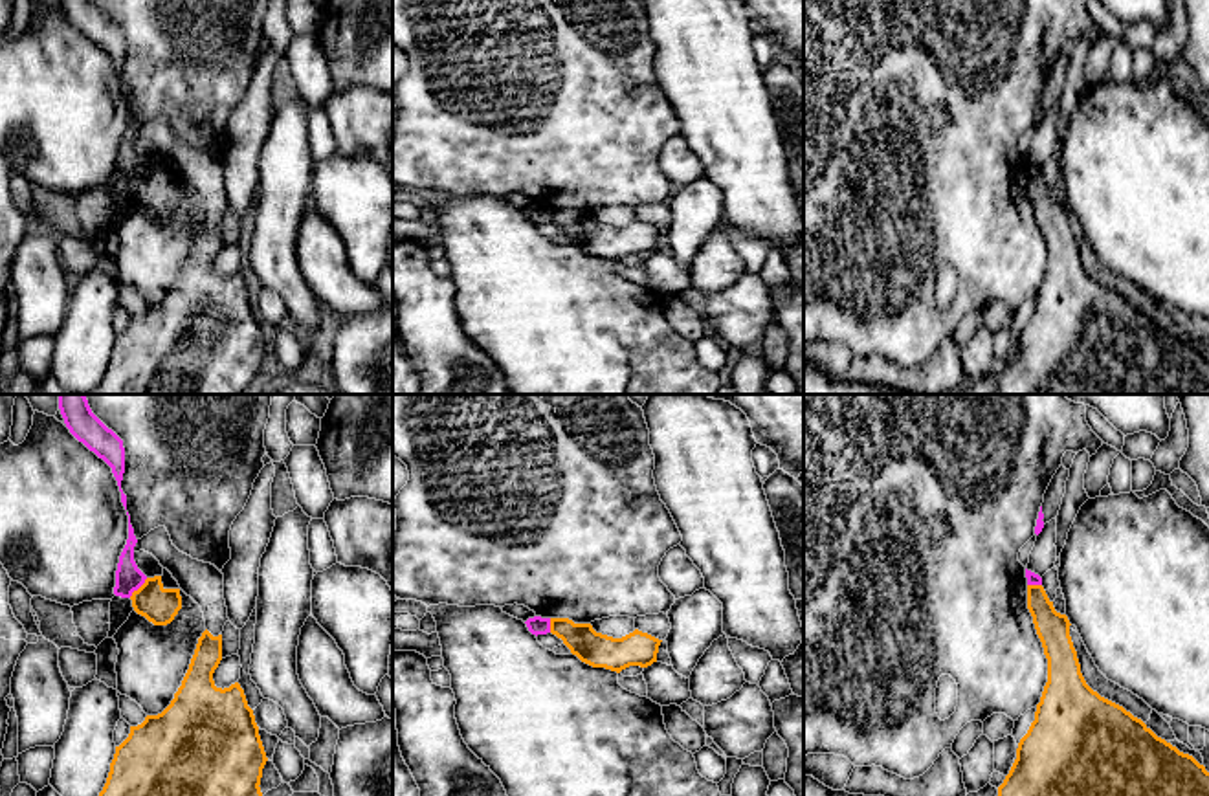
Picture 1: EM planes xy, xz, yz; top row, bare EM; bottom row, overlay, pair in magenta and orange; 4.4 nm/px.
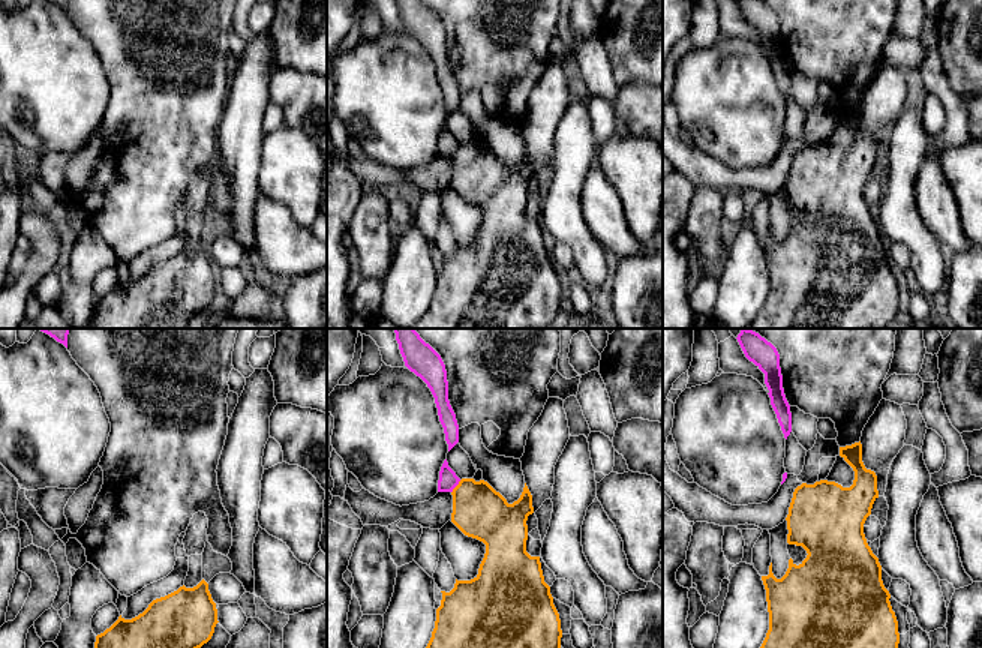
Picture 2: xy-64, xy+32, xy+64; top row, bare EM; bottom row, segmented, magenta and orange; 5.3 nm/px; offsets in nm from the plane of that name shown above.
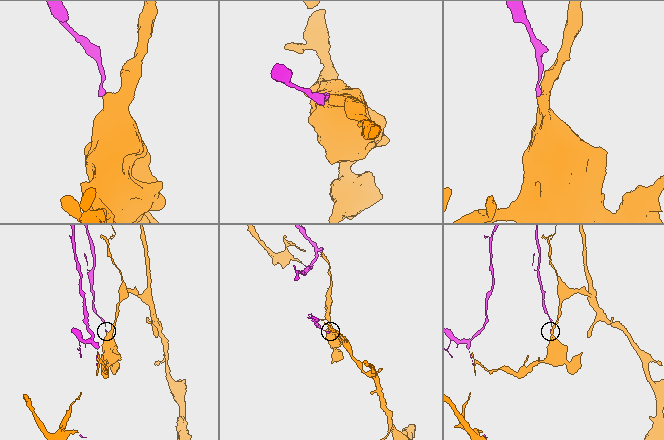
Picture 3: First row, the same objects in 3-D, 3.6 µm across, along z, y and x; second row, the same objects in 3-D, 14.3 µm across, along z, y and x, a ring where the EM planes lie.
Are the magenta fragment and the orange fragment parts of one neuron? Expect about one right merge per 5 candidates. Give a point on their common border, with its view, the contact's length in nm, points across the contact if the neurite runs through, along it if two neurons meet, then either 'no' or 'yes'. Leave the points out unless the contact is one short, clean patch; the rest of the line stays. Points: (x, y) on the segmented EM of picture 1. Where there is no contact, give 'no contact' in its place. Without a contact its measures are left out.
contact xy (138, 587); length 120 nm; no

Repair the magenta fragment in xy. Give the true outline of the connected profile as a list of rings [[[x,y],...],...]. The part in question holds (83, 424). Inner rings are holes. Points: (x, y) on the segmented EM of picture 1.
[[[59,394],[59,409],[61,409],[61,415],[62,415],[64,424],[66,424],[66,427],[70,429],[70,433],[72,433],[79,442],[83,442],[90,451],[94,451],[99,459],[103,459],[103,460],[112,468],[112,473],[114,473],[114,477],[116,477],[116,481],[117,481],[117,486],[119,486],[119,492],[121,492],[121,503],[123,503],[123,506],[125,506],[125,510],[127,510],[127,495],[125,495],[123,490],[121,490],[121,481],[123,481],[123,473],[125,473],[125,448],[123,448],[123,440],[121,440],[112,429],[108,429],[108,427],[92,413],[92,409],[90,409],[88,400],[86,400],[84,394]]]

